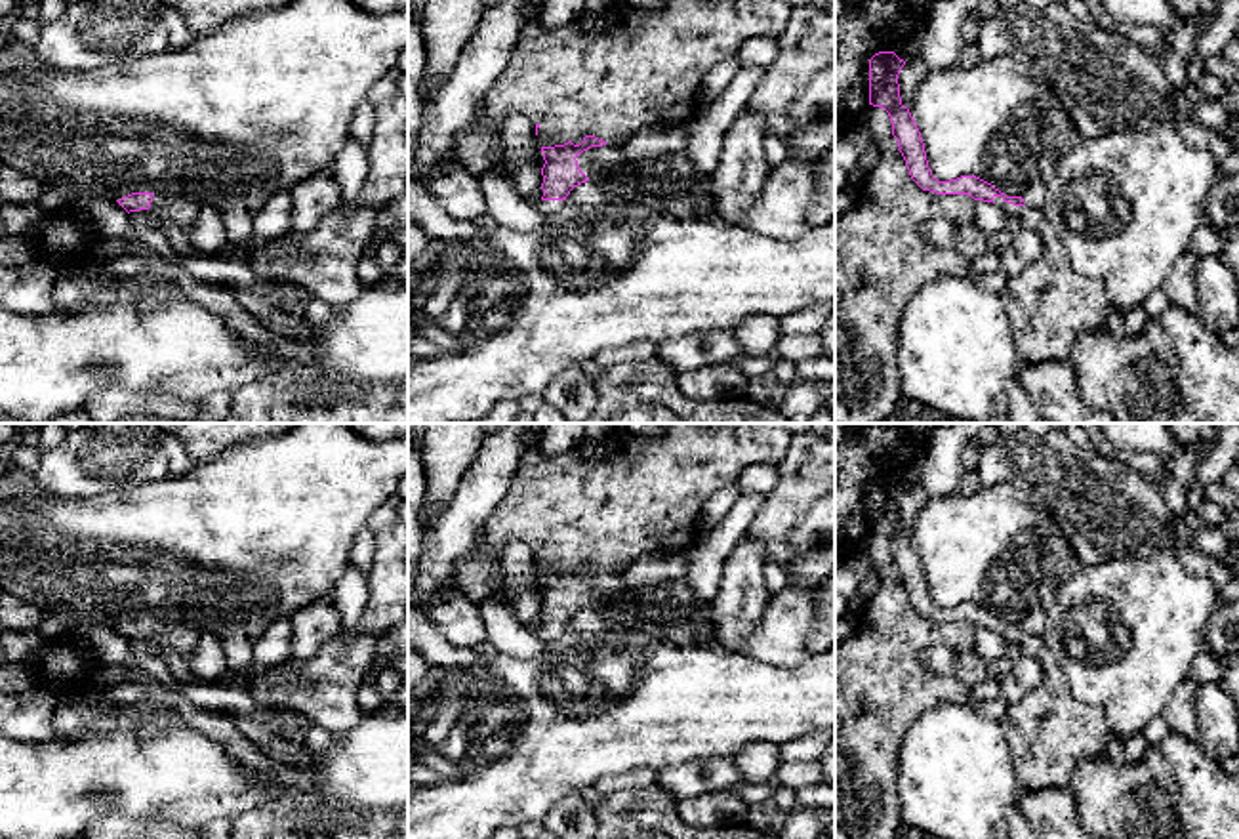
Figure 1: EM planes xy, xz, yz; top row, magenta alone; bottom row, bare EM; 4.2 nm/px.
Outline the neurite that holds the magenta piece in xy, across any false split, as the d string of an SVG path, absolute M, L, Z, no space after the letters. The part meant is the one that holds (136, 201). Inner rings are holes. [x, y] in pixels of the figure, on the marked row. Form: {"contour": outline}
{"contour": "M132 193L116 200L128 214L139 210L152 210L168 214L177 227L189 233L200 214L200 206L187 196L162 196L152 193Z"}

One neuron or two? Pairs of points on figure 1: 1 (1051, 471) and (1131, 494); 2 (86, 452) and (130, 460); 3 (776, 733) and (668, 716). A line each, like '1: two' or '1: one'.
1: one
2: one
3: one

